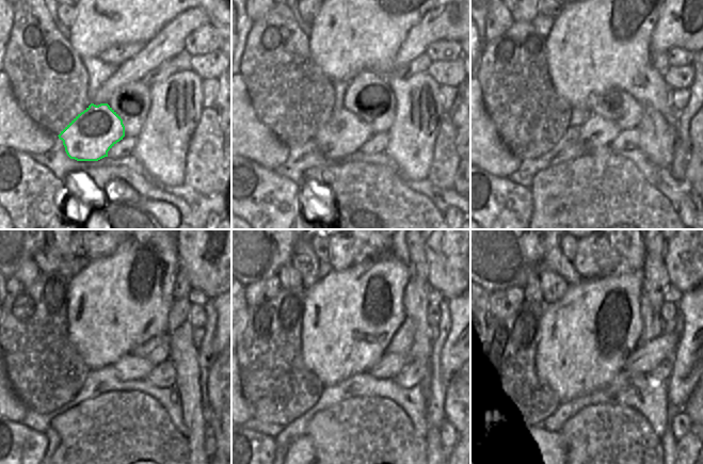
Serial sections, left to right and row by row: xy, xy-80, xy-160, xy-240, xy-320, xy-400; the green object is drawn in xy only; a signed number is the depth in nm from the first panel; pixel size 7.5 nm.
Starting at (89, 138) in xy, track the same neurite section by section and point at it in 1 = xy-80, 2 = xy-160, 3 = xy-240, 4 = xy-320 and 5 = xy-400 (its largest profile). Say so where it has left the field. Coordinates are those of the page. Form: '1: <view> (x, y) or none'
1: xy-80 (344, 133)
2: xy-160 (595, 131)
3: xy-240 (129, 367)
4: xy-320 (390, 364)
5: xy-400 (644, 358)

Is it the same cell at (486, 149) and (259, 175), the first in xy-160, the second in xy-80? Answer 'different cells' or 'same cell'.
different cells

